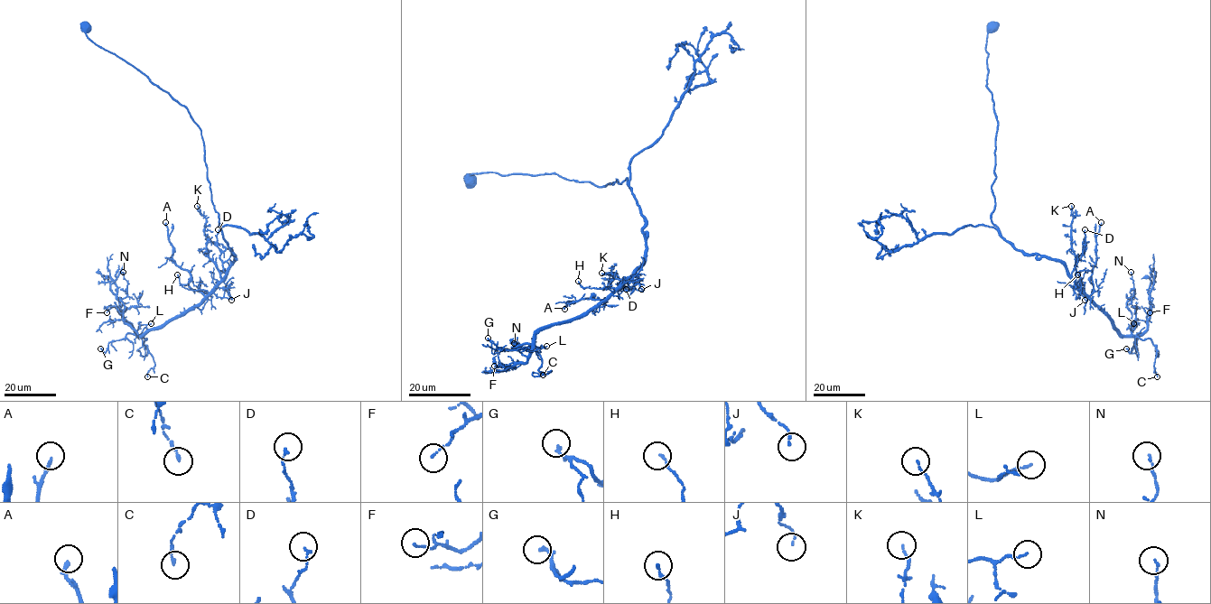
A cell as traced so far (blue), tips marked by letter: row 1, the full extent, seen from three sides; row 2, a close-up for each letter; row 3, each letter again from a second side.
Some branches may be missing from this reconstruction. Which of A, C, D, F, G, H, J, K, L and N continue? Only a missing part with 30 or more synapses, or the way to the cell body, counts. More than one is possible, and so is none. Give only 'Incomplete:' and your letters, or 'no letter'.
Incomplete: no letter

